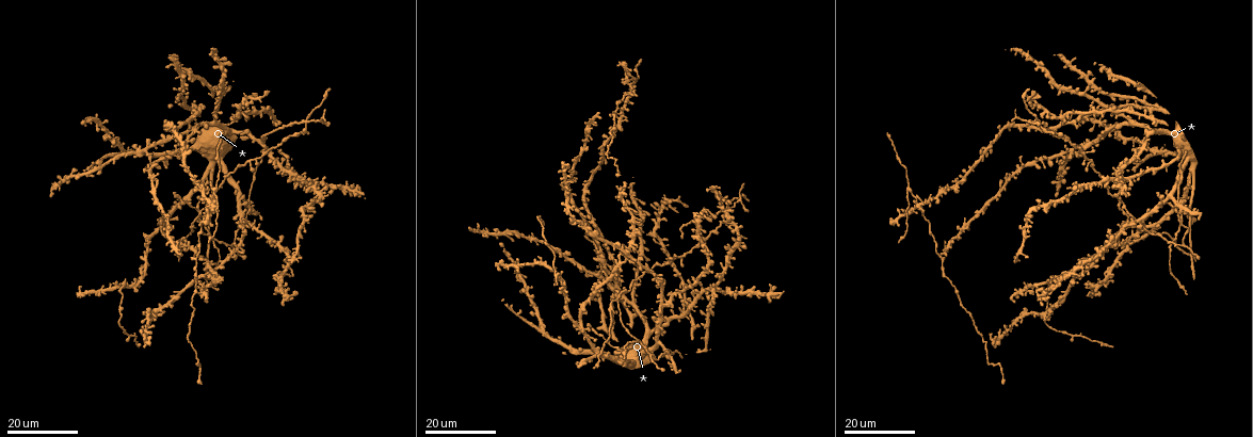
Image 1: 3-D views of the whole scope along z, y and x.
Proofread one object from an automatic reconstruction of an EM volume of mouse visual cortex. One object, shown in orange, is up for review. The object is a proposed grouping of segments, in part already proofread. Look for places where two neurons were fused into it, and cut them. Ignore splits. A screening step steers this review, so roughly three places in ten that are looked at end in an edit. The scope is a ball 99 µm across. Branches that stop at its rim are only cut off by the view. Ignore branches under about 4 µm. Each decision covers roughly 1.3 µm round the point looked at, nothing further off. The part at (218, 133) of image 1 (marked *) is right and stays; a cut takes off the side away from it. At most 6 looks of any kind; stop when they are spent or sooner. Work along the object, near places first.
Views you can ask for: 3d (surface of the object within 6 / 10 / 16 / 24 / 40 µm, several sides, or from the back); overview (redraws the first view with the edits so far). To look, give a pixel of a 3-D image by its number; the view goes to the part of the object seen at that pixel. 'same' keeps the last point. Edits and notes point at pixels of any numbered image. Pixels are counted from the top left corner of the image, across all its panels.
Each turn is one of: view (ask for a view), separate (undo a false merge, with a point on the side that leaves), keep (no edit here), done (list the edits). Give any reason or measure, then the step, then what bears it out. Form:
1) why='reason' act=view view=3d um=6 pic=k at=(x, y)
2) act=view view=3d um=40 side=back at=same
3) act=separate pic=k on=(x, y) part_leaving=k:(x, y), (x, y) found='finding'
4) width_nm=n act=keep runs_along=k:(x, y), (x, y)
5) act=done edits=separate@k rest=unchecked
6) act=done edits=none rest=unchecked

act=view view=3d um=16 pic=1 at=(1110, 123)

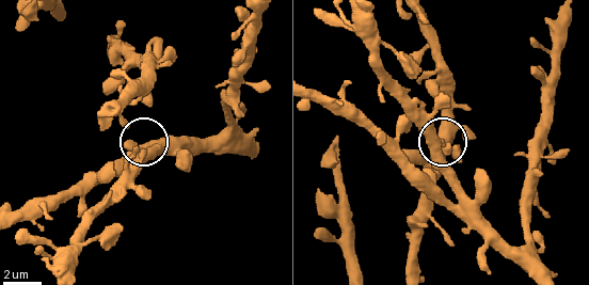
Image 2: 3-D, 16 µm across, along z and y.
act=view view=3d um=10 pic=2 at=(141, 155)

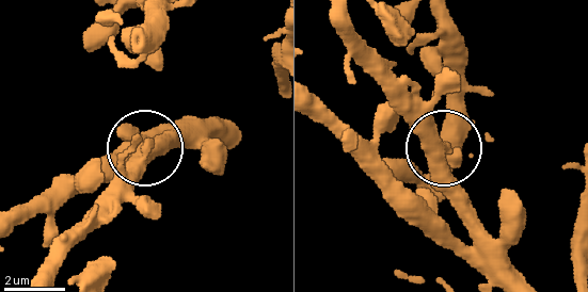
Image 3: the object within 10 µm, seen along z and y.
width_nm=320 act=keep runs_along=3:(227, 141), (143, 149), (100, 199) found='continuous, no second neuron'

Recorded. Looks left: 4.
why='looks like a crossing' act=view view=3d um=24 pic=1 at=(305, 121)

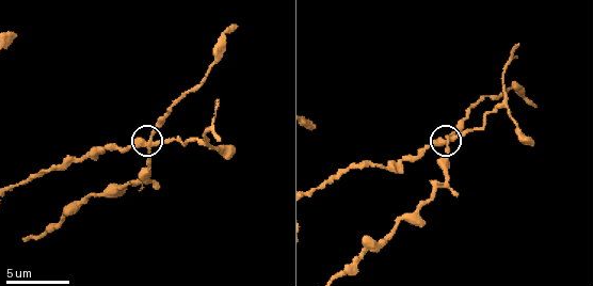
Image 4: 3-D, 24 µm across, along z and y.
why='closer look' act=view view=3d um=10 pic=4 at=(150, 141)

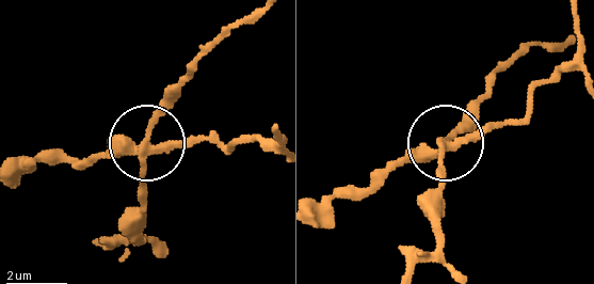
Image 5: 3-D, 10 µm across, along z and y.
arms=4 act=separate pic=5 on=(103, 154) part_leaving=5:(145, 152), (17, 164) found='a second neuron is stuck on'

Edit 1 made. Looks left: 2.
why='three-way junction' act=view view=3d um=10 pic=4 at=(446, 181)

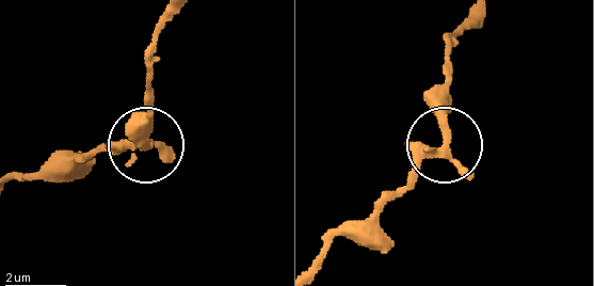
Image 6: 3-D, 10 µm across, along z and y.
width_nm=250 act=keep found='continuous, no second neuron'

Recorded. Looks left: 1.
act=done edits=separate@5 rest=unchecked

